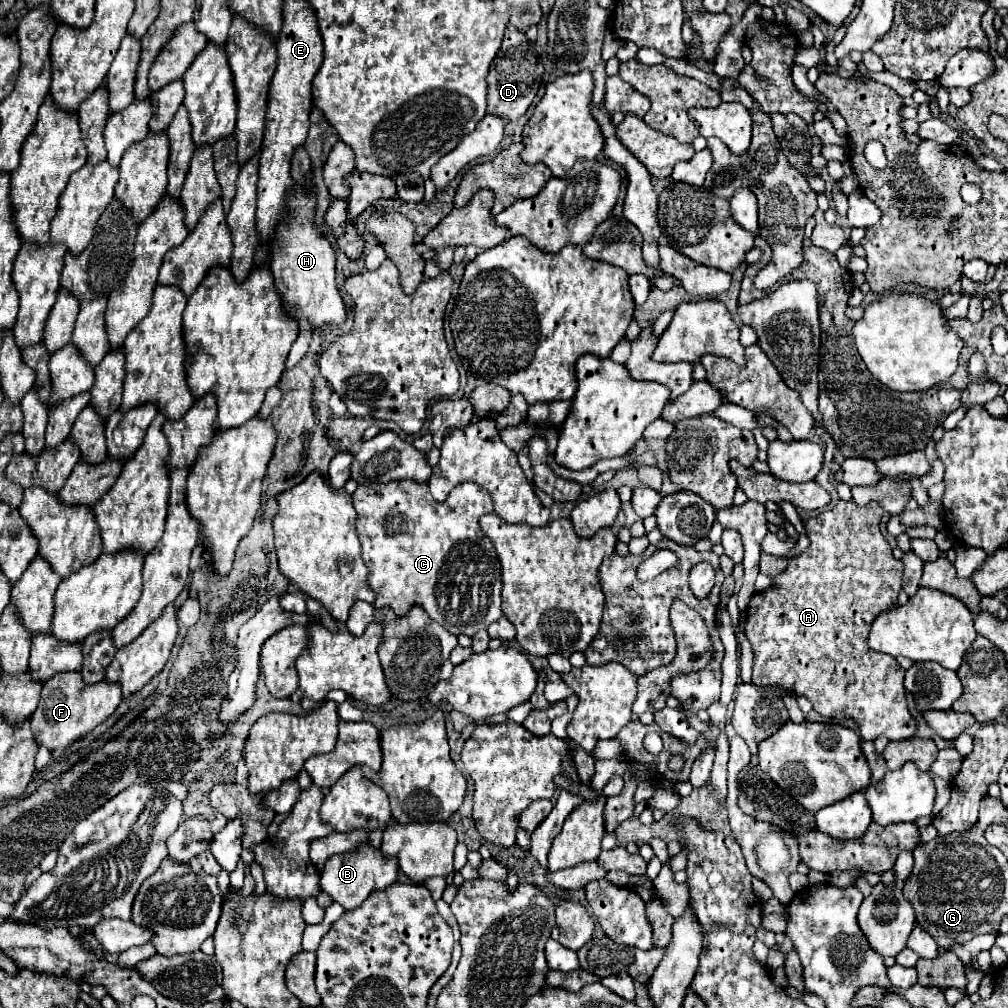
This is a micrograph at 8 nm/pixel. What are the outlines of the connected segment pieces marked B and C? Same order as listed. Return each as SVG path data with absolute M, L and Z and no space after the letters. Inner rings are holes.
M368 842L360 844L354 850L348 850L344 854L334 854L328 858L322 878L320 878L320 888L332 896L334 902L342 904L346 910L358 908L372 890L386 888L392 882L396 882L398 876L398 864L394 858L384 858L380 848L370 846Z
M392 480L362 484L352 500L358 512L362 558L370 570L368 584L376 592L376 608L390 606L398 616L404 616L410 606L418 604L454 636L474 636L502 616L500 560L478 524L482 514L494 510L484 488L462 482L446 502L436 504L426 482ZM462 544L464 552L454 552Z

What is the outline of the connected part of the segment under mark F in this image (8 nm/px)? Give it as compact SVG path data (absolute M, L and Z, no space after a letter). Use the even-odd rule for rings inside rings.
M80 672L56 674L56 678L48 678L42 686L42 696L36 712L32 714L32 732L38 744L48 750L66 748L76 738L90 732L94 726L102 724L122 702L120 686L112 686L112 682L98 682L96 686L84 686L84 678Z

